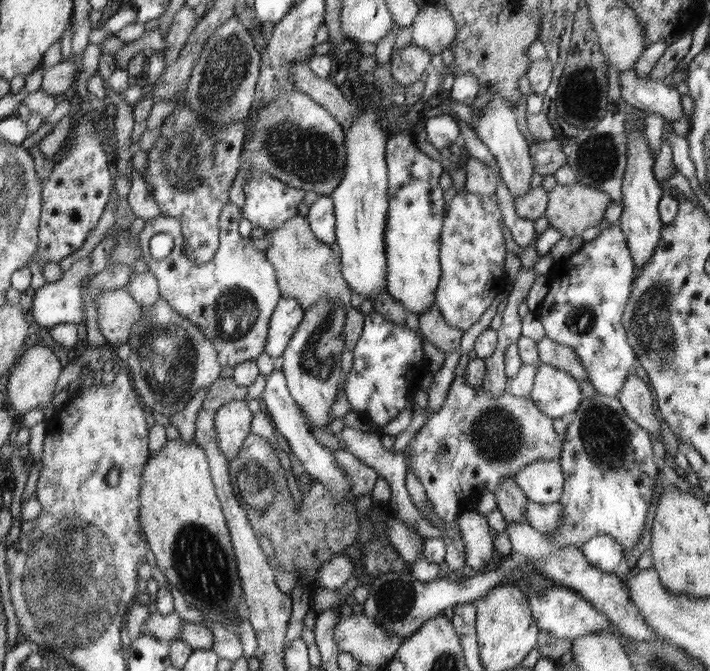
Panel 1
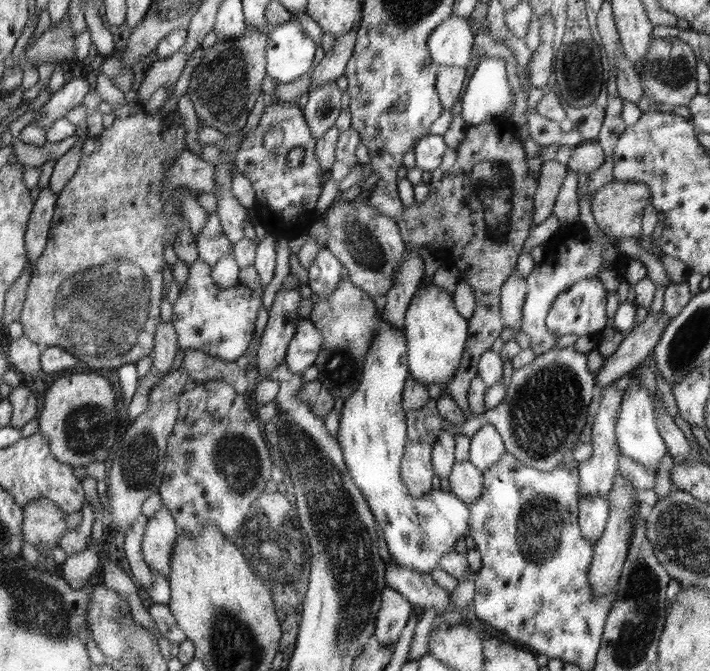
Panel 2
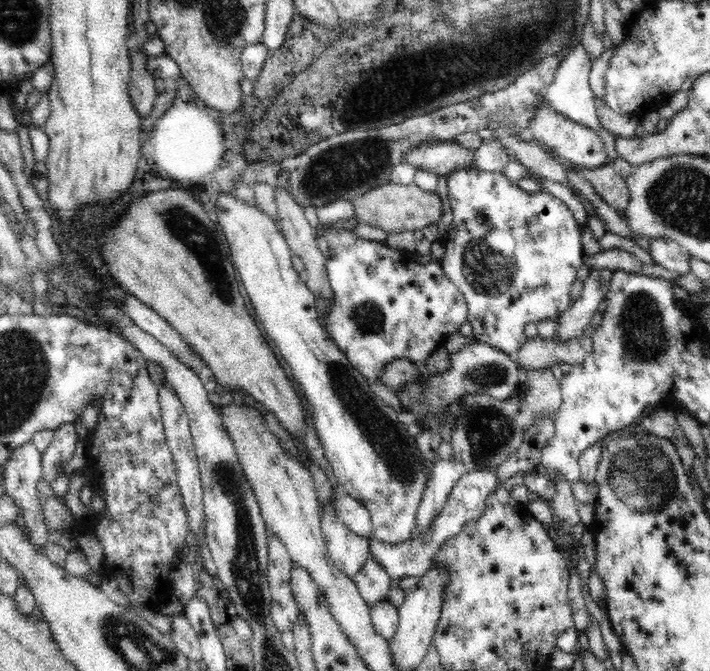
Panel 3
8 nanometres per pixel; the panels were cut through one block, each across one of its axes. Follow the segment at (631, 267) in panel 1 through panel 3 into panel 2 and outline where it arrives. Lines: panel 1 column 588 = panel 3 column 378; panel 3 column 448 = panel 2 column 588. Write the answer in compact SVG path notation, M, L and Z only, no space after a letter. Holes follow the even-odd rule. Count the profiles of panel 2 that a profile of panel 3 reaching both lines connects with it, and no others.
M600 278L584 279L576 282L568 291L560 294L554 305L551 307L550 314L547 317L547 327L557 337L564 335L577 335L599 337L607 326L607 292L602 285Z

